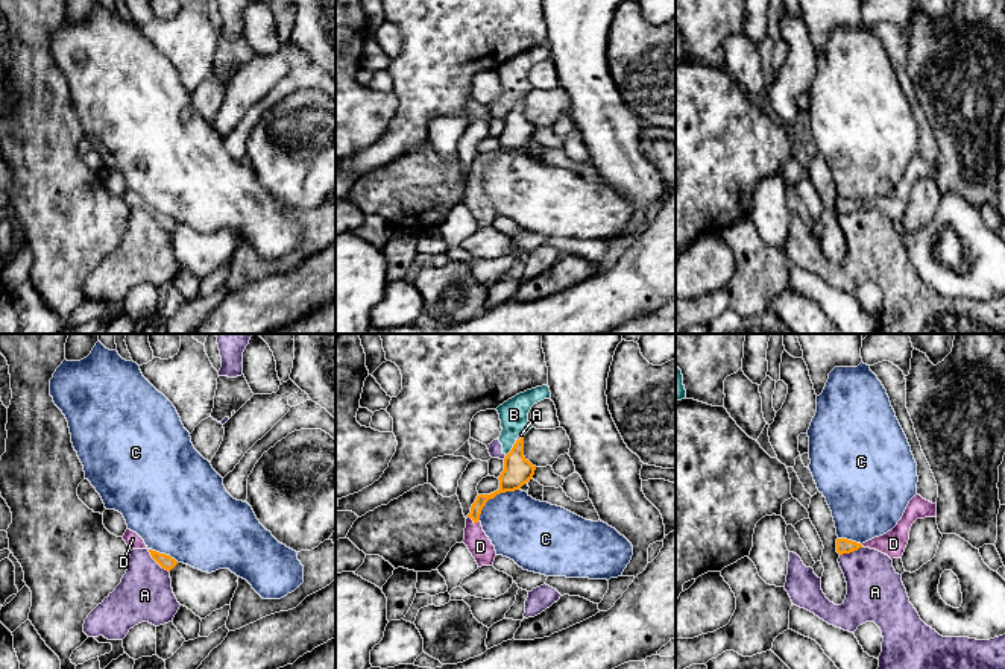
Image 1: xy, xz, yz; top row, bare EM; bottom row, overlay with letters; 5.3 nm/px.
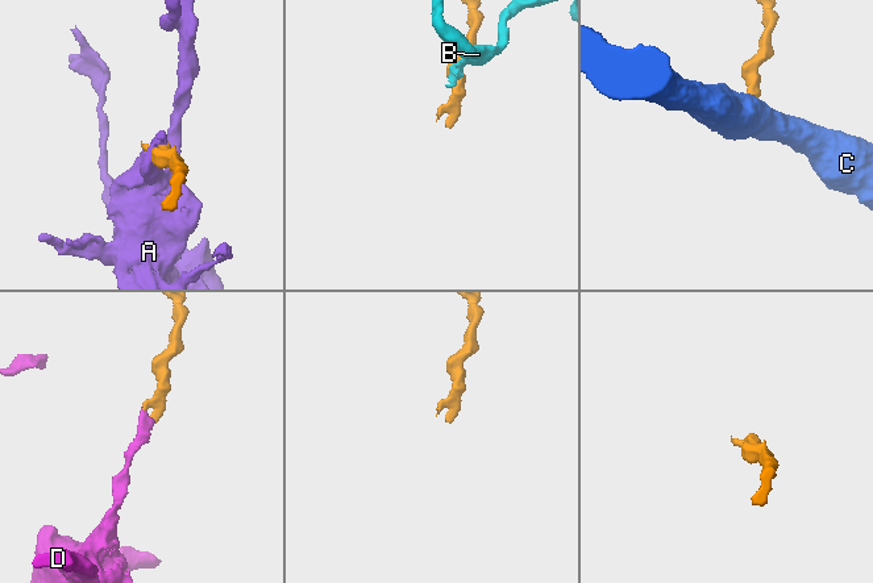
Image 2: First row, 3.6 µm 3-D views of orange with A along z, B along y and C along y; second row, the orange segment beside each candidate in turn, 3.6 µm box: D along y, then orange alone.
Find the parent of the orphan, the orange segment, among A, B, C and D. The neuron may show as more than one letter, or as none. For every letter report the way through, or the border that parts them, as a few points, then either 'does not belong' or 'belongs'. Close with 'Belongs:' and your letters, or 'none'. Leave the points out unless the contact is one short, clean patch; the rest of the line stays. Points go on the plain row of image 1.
A: does not belong
B: border xz (516, 100), (506, 116); does not belong
C: border xz (518, 149), (500, 152), (491, 158), (478, 179); does not belong
D: way xz (504, 144), (475, 169), (474, 181), (474, 197), (480, 207); belongs
Belongs: D

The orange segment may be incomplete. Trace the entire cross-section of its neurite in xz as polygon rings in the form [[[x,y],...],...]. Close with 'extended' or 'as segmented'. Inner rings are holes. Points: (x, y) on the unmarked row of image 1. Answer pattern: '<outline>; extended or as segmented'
[[[524,97],[516,100],[512,111],[504,118],[504,130],[499,135],[499,149],[490,155],[478,155],[471,167],[471,173],[466,179],[465,200],[469,212],[475,218],[478,228],[493,226],[496,211],[486,193],[483,191],[480,174],[489,159],[493,159],[499,153],[519,150],[534,135],[536,126],[533,126],[524,117]]]; extended

